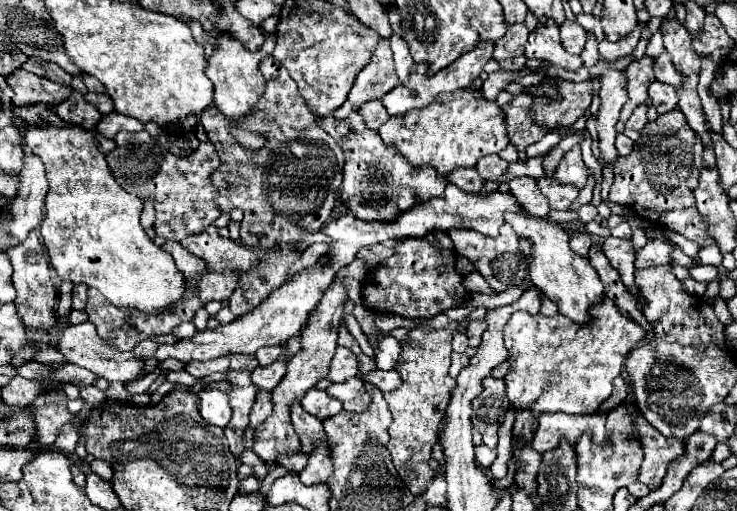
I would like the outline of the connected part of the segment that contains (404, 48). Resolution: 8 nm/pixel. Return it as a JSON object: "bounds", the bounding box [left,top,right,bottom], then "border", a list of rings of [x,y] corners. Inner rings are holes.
{"bounds":[390,34,412,82],"border":[[[392,34],[390,36],[390,42],[392,42],[392,52],[394,52],[394,62],[396,62],[396,72],[398,72],[398,78],[400,82],[408,78],[408,72],[412,68],[412,56],[410,56],[410,50],[408,50],[408,44],[402,36],[398,34]]]}

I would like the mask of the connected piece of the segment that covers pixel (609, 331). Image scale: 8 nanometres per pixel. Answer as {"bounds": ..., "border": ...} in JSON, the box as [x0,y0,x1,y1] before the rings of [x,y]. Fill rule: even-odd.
{"bounds":[504,298,646,416],"border":[[[610,298],[590,306],[588,322],[572,322],[562,314],[544,316],[528,312],[516,312],[510,320],[504,330],[504,346],[512,362],[512,372],[504,376],[506,394],[516,410],[530,408],[534,416],[580,410],[582,414],[594,414],[612,394],[612,382],[620,376],[626,354],[646,336],[646,330],[626,318]],[[526,320],[540,320],[540,328]]]}

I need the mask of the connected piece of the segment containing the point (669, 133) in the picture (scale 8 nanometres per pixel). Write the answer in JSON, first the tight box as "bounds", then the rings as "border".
{"bounds":[608,110,714,246],"border":[[[680,110],[658,116],[642,128],[640,138],[634,142],[634,150],[628,156],[620,156],[614,162],[614,184],[610,188],[608,200],[622,204],[638,214],[642,220],[676,230],[686,240],[698,246],[708,246],[714,240],[706,234],[706,224],[702,214],[696,210],[694,188],[698,186],[698,176],[702,168],[702,140],[688,126],[686,116]]]}

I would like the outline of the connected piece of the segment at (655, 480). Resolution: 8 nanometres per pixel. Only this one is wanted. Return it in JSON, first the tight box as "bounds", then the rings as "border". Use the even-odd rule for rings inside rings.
{"bounds":[632,416,684,490],"border":[[[642,416],[634,422],[632,434],[640,436],[640,444],[644,450],[644,462],[638,480],[650,490],[656,490],[662,484],[668,464],[684,454],[684,442],[678,438],[662,436]]]}

